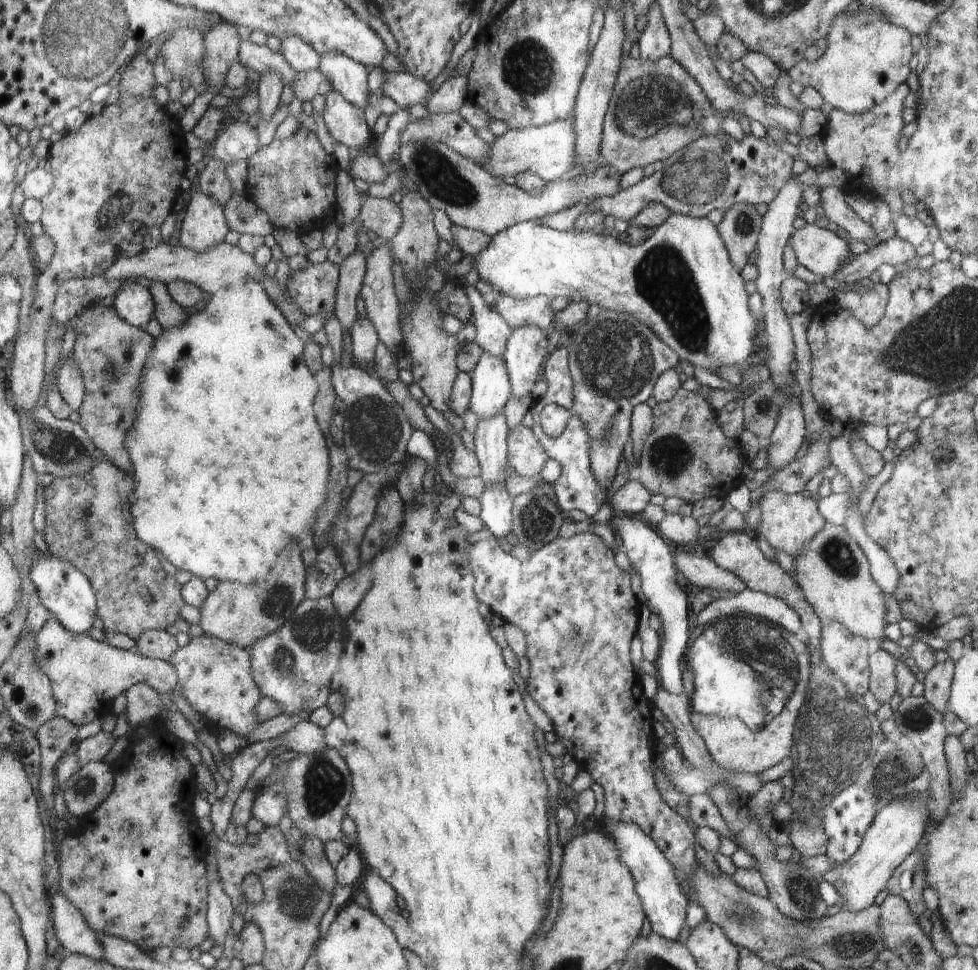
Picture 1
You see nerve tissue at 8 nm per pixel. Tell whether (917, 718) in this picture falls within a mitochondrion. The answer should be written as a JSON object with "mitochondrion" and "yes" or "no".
{"mitochondrion":"yes"}

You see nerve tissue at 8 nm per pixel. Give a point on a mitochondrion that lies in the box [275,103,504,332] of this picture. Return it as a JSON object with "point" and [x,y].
{"point":[438,173]}

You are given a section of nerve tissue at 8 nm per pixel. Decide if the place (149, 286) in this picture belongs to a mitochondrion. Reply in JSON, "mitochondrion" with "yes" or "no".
{"mitochondrion":"no"}

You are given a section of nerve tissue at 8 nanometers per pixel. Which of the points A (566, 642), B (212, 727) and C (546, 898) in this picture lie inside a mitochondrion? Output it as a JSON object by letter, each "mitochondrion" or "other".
{"A":"mitochondrion","B":"other","C":"other"}

